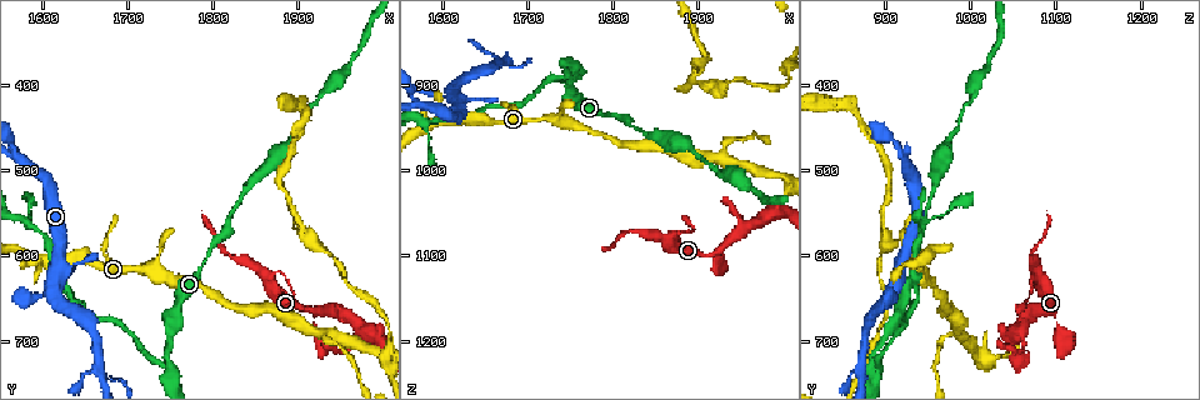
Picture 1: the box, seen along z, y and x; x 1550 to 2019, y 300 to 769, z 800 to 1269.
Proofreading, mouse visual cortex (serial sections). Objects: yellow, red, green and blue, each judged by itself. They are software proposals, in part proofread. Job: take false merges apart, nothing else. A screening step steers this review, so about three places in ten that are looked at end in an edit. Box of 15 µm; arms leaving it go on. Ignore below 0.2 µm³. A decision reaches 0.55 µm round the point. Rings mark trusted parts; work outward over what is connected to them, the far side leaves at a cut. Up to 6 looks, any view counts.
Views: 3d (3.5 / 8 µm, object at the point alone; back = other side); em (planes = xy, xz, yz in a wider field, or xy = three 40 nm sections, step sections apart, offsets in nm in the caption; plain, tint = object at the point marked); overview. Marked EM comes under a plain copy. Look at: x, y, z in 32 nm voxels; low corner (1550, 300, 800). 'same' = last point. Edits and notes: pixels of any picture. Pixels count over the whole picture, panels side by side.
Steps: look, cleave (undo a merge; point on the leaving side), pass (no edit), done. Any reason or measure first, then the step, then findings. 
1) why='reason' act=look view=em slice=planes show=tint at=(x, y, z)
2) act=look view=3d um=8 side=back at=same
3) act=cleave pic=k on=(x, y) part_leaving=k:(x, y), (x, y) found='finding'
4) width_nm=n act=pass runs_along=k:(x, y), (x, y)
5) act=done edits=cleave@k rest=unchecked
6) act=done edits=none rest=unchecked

why='two arms in line, one across' act=look view=3d um=3.5 at=(1750, 730, 885)

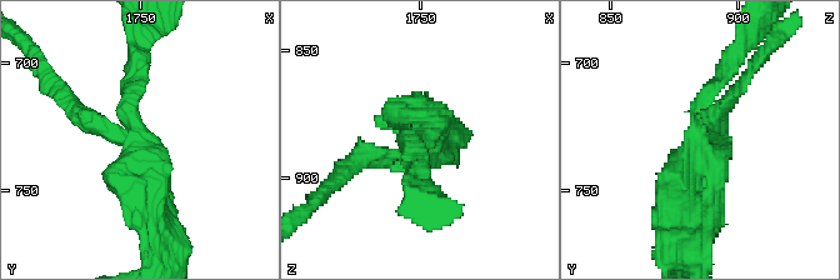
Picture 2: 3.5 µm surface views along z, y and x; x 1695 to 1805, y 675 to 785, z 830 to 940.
act=look view=em slice=xy step=5 show=tint at=(1751, 730, 885)

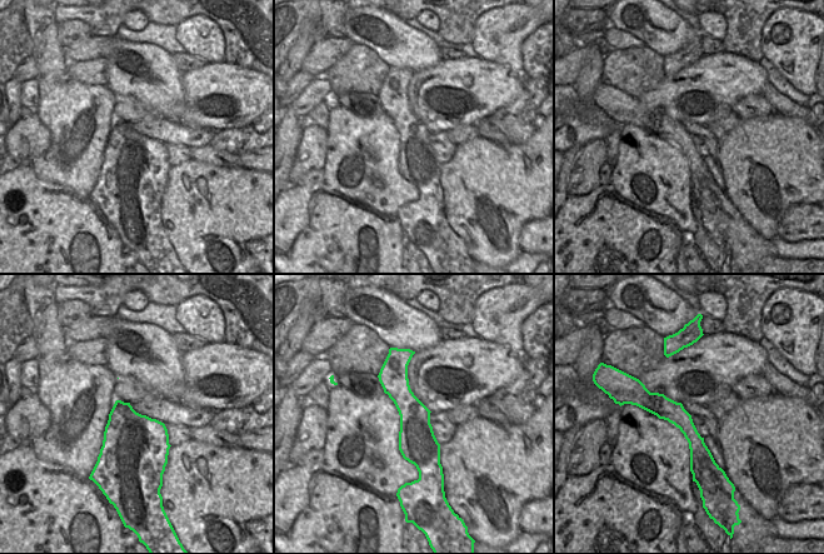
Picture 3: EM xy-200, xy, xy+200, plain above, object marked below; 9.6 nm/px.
act=cleave pic=2 on=(94, 125) part_leaving=2:(714, 150), (714, 116), (746, 78) found='a second cell is stuck on'

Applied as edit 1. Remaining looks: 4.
why='branch point' act=look view=3d um=8 at=(1670, 745, 875)

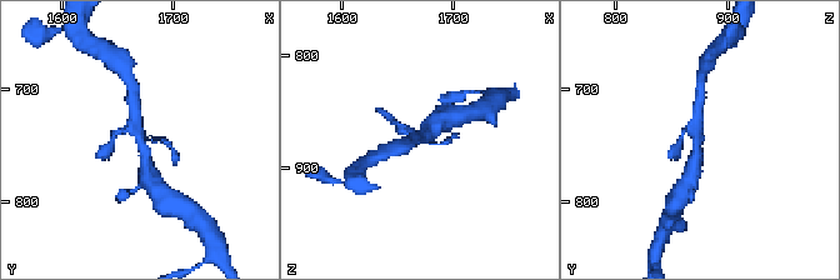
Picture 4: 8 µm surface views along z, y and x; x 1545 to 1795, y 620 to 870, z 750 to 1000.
act=look view=em slice=xy step=2 show=tint at=(1672, 740, 874)

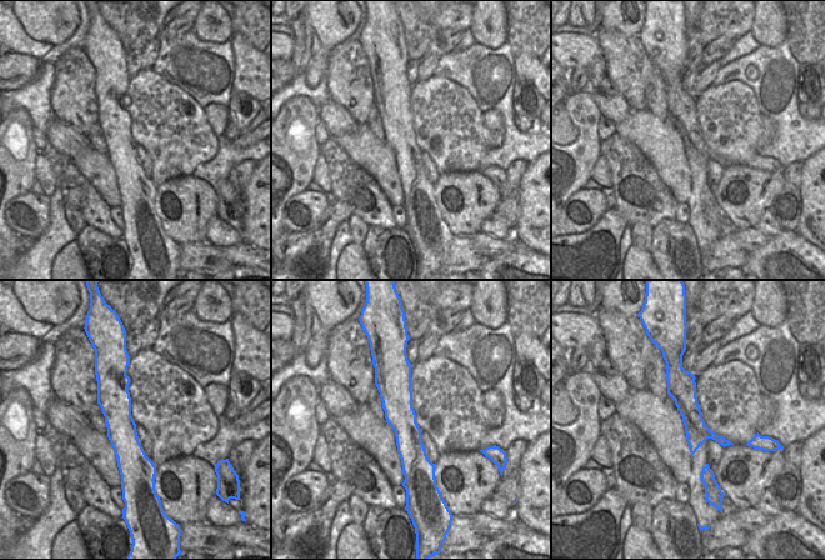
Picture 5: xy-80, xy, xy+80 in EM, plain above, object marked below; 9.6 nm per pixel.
act=pass runs_along=4:(134, 100), (140, 146), (154, 164) found='all the same cell'

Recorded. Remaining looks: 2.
why='abrupt turn' act=look view=3d um=3.5 at=(1930, 690, 985)

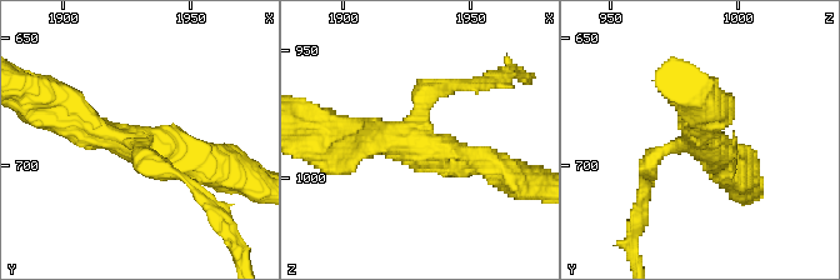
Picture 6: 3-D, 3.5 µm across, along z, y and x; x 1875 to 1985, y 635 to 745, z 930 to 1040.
arms=3 arm_widths_nm=250,350,400 act=look view=em slice=planes show=tint at=(1928, 691, 985)

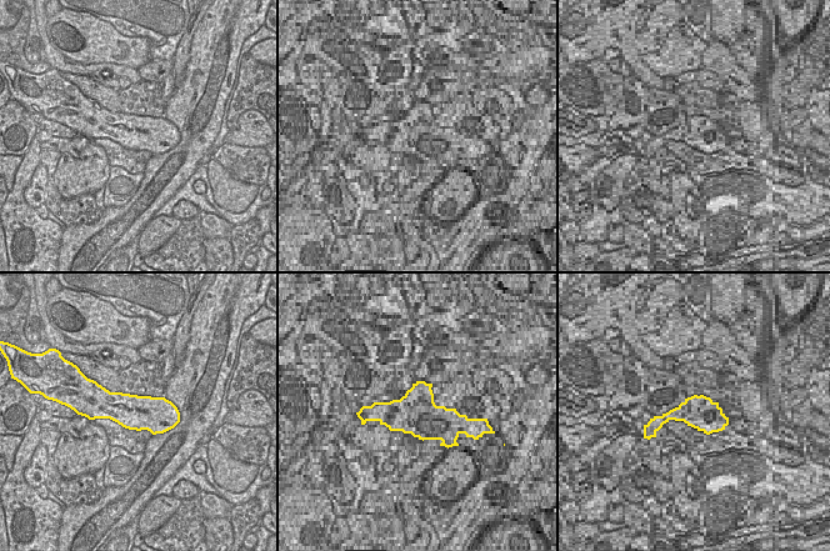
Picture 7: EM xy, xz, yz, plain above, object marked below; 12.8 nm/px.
act=pass runs_along=6:(60, 110), (109, 138), (209, 164) found='all the same cell'

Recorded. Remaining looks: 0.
act=done edits=cleave@2 rest=unchecked

